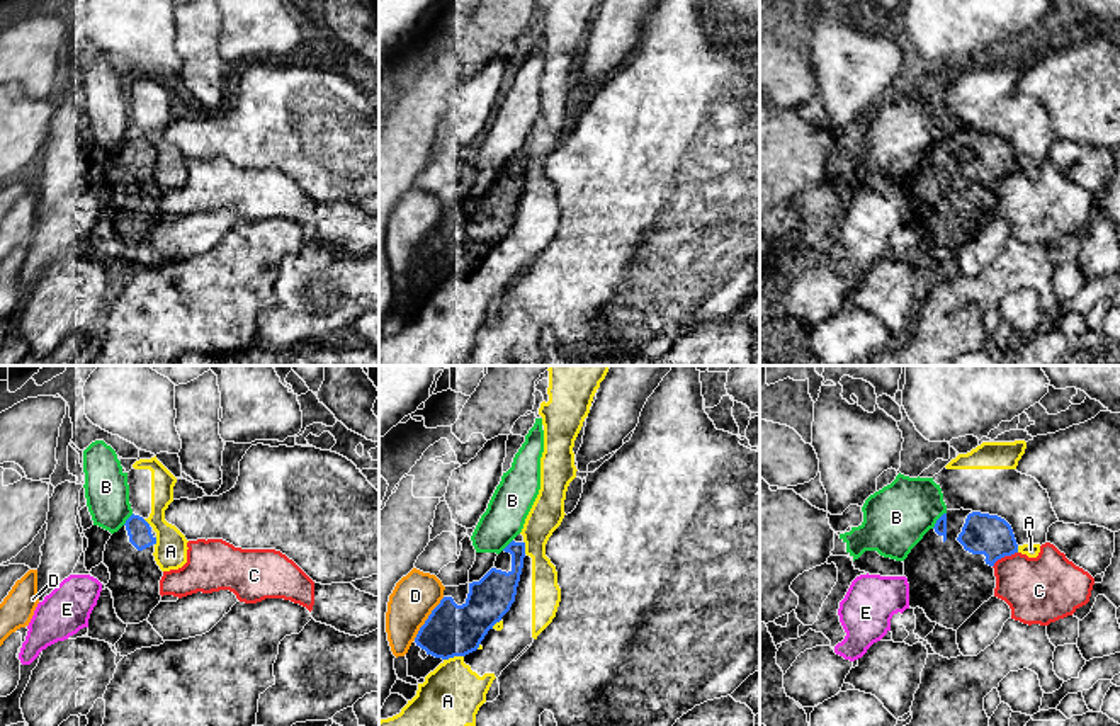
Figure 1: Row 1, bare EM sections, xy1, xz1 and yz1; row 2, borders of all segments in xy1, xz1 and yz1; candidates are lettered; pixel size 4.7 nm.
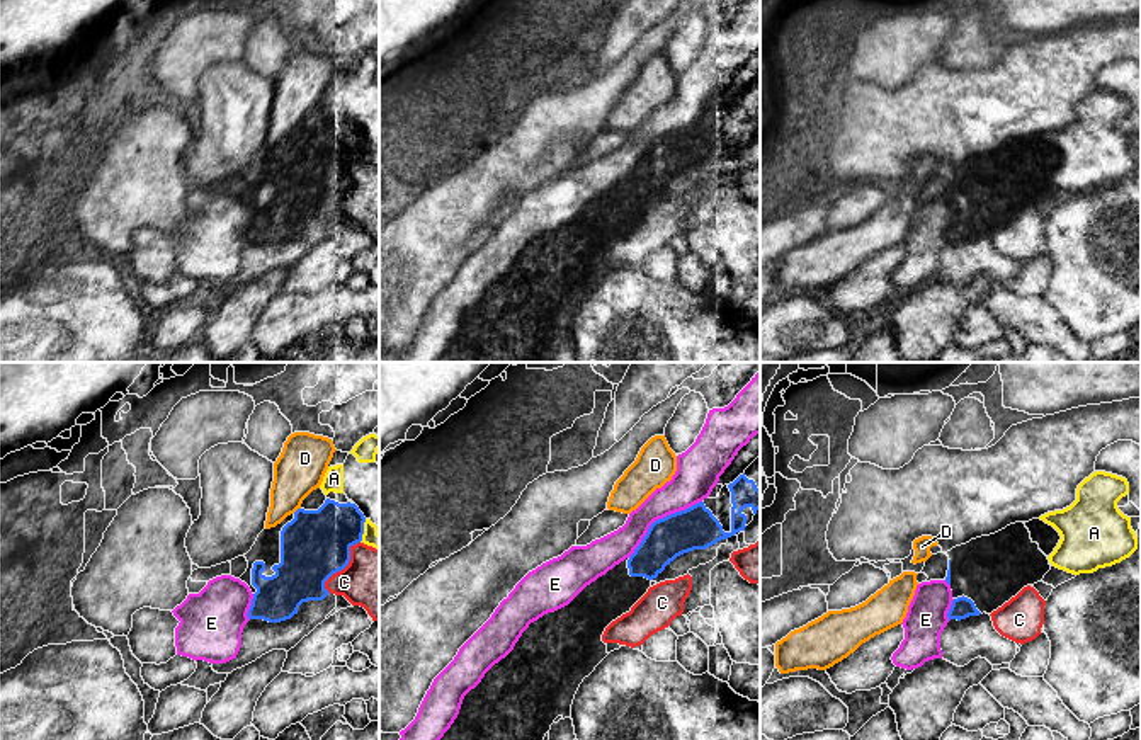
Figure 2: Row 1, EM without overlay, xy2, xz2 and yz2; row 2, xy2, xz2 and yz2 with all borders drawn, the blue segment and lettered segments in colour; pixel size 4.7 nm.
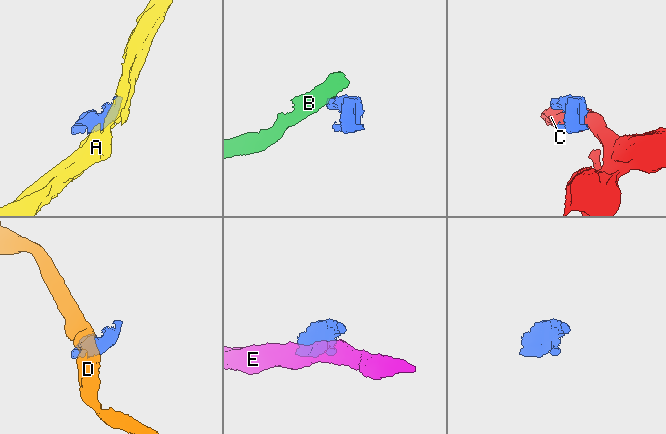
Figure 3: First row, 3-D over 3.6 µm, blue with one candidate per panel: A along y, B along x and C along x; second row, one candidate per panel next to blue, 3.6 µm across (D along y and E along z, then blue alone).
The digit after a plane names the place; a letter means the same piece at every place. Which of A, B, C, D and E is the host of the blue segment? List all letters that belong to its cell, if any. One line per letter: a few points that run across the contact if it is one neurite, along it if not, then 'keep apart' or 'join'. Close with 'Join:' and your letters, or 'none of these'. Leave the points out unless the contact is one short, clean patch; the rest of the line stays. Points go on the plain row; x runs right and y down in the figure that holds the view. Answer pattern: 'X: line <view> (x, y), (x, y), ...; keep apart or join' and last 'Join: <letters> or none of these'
A: keep apart
B: line yz1 (945, 131), (932, 147); keep apart
C: keep apart
D: line xz1 (444, 216), (413, 259); keep apart
E: line xz2 (701, 119), (658, 136), (628, 176); keep apart
Join: none of these

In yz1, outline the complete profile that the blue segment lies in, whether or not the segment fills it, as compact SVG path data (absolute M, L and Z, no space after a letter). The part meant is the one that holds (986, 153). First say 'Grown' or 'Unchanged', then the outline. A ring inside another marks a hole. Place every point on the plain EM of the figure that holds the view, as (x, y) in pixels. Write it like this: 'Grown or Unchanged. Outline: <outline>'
Grown. Outline: M964 128L947 129L902 180L909 202L909 226L919 226L931 241L957 250L994 216L994 182L1015 172L1018 163L1004 138Z

